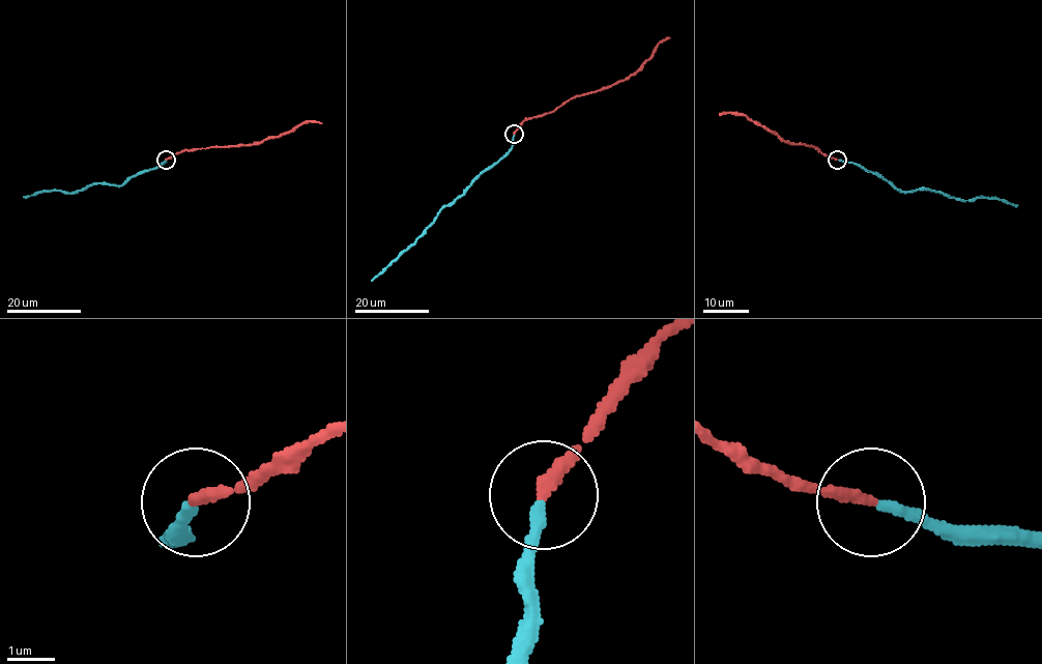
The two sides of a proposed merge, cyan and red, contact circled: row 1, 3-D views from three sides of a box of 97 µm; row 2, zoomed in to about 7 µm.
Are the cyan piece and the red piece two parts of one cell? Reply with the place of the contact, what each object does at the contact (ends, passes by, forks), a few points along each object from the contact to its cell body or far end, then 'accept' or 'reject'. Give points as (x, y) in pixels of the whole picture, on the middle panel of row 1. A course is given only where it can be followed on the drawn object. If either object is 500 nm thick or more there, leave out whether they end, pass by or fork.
place (514, 134); cyan ends; red ends; course cyan (514, 134), (511, 148), (441, 209), (420, 237), (371, 281); course red (514, 133), (525, 120), (554, 112), (572, 98), (627, 80), (660, 42), (670, 38); accept

